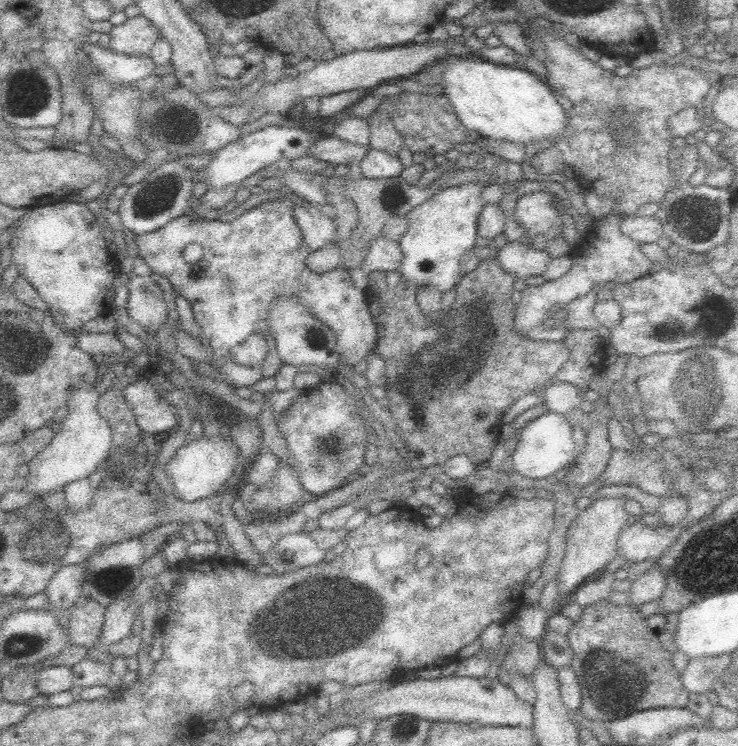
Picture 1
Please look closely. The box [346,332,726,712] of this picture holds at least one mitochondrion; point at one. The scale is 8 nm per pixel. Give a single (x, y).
(611, 681)

